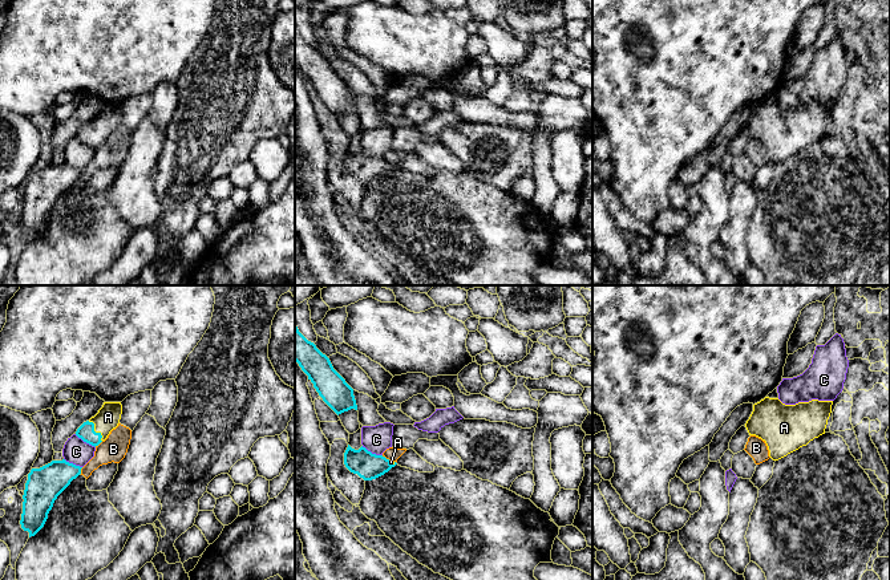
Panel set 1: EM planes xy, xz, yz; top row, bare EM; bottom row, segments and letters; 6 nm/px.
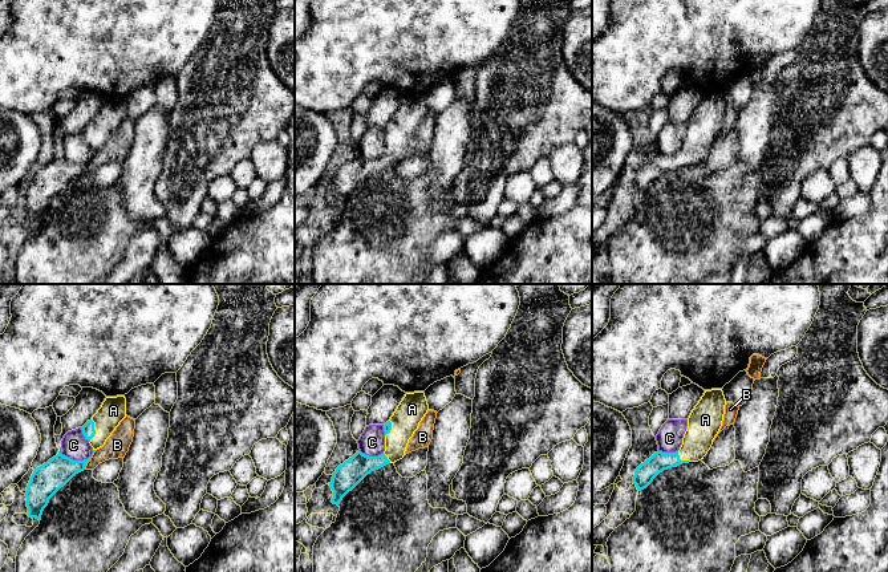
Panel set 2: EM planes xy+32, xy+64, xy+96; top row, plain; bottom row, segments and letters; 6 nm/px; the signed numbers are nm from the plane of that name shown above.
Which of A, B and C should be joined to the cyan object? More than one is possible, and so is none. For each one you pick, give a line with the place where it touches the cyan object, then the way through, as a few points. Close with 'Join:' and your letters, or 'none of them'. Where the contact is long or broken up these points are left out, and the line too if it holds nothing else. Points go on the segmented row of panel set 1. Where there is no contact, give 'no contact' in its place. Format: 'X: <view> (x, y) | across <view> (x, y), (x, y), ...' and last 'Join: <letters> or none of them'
A: xy (93, 430)
Join: A

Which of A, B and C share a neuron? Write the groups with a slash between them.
A / B / C

